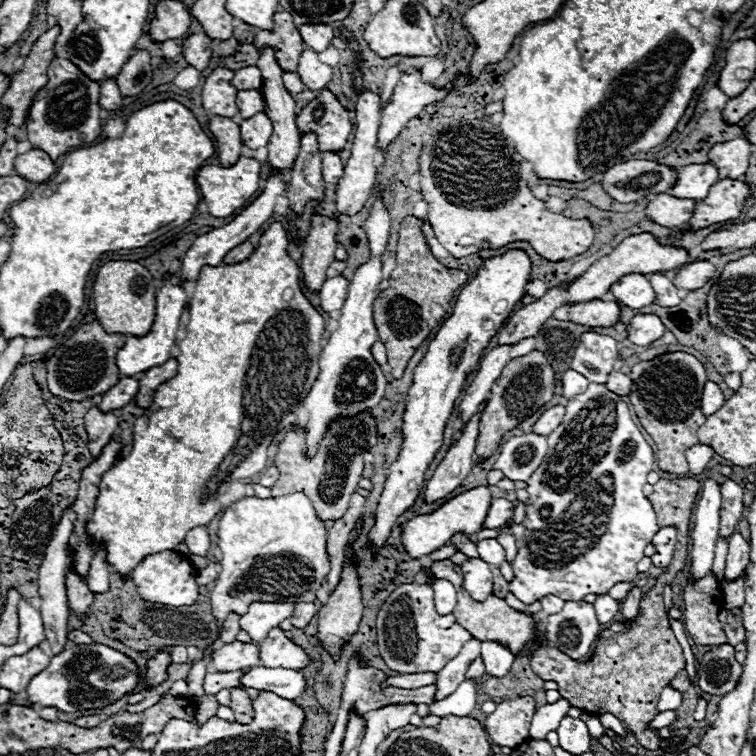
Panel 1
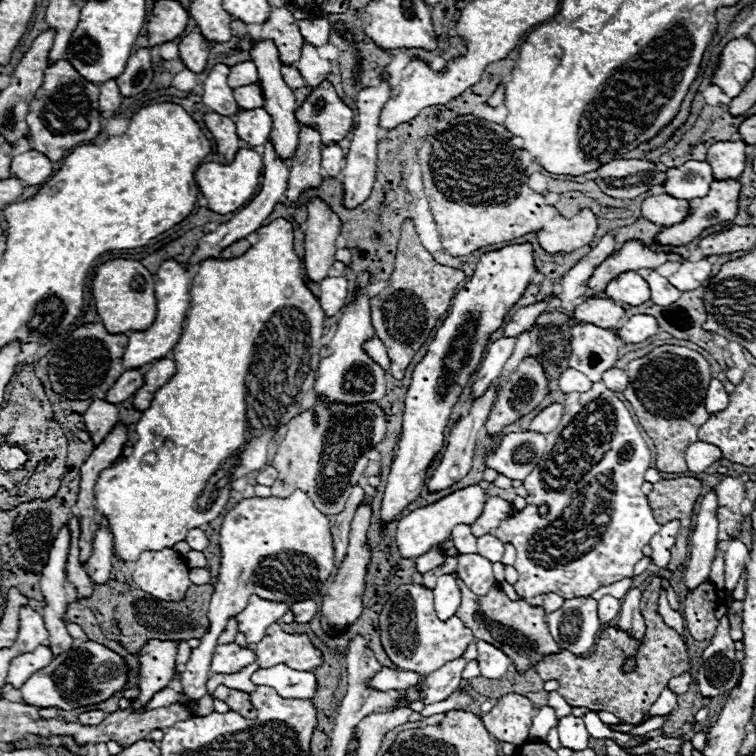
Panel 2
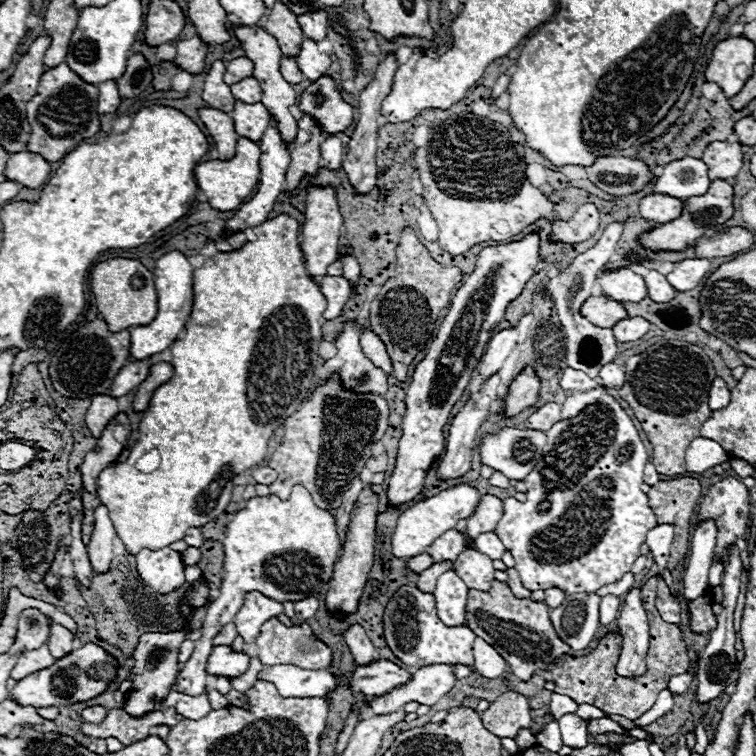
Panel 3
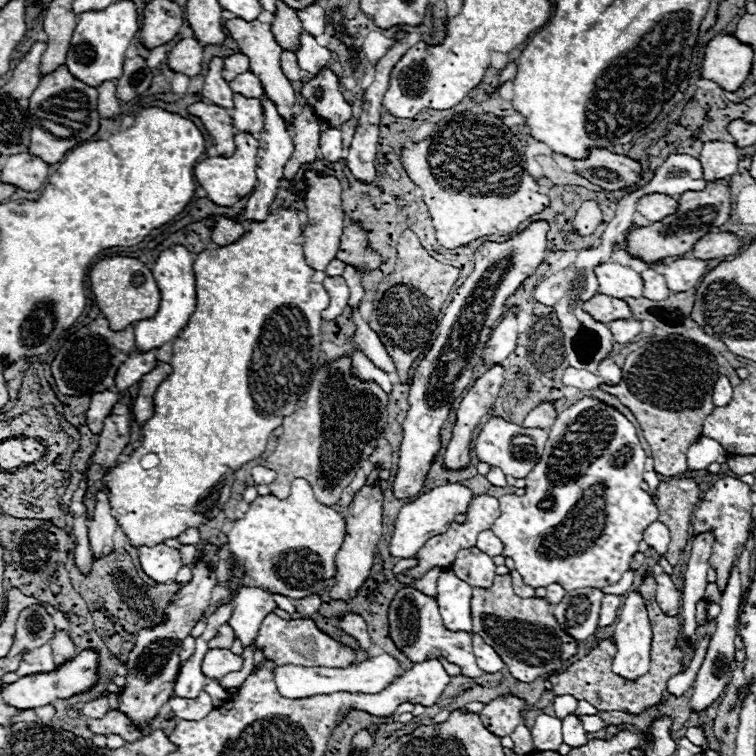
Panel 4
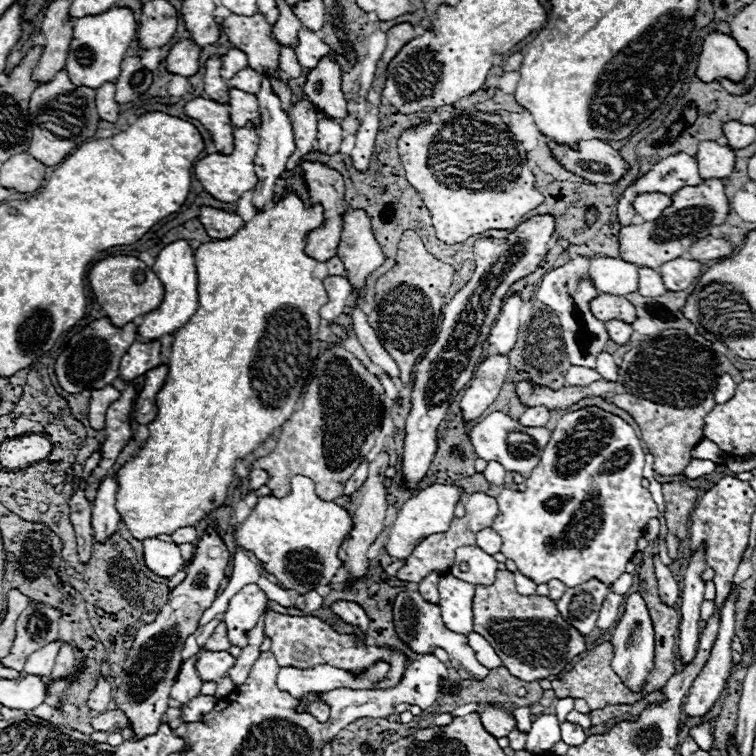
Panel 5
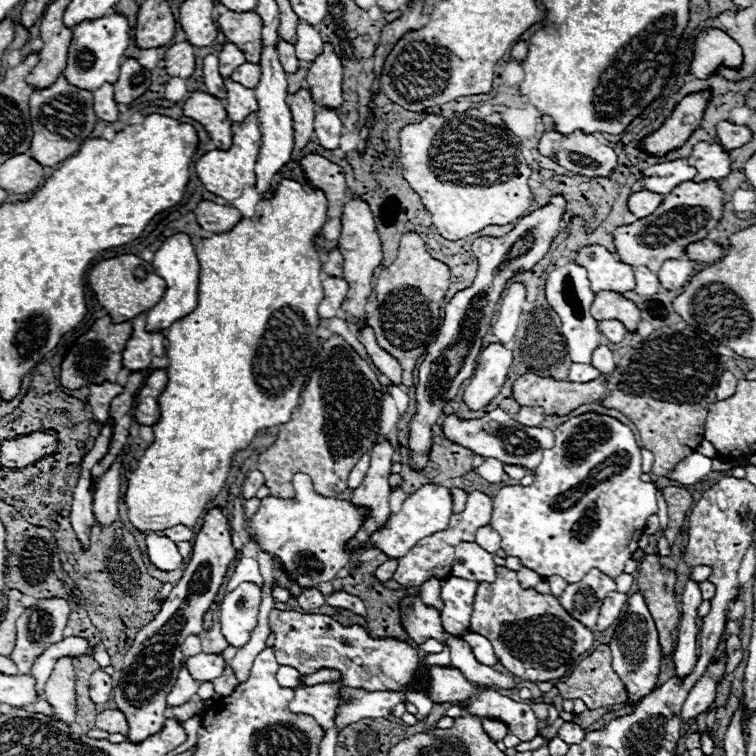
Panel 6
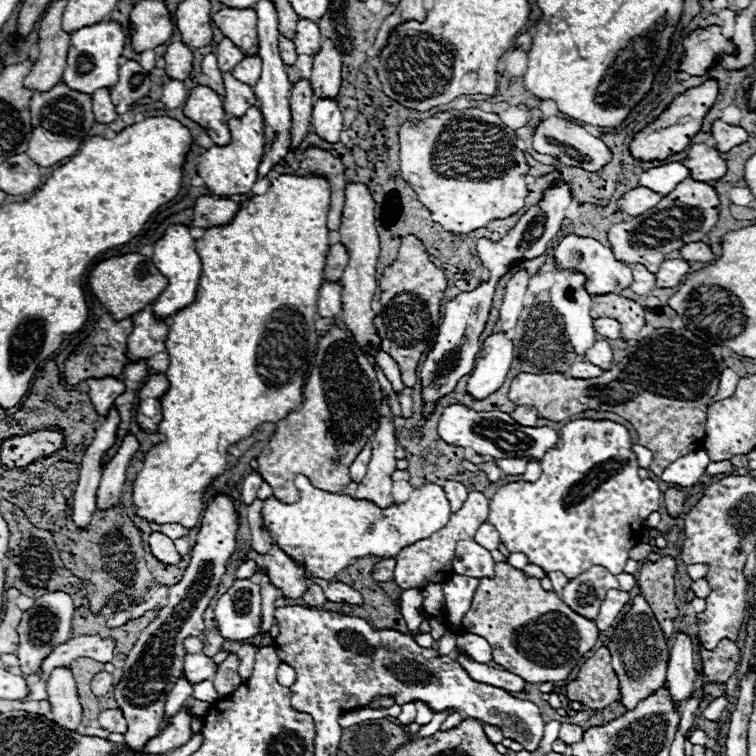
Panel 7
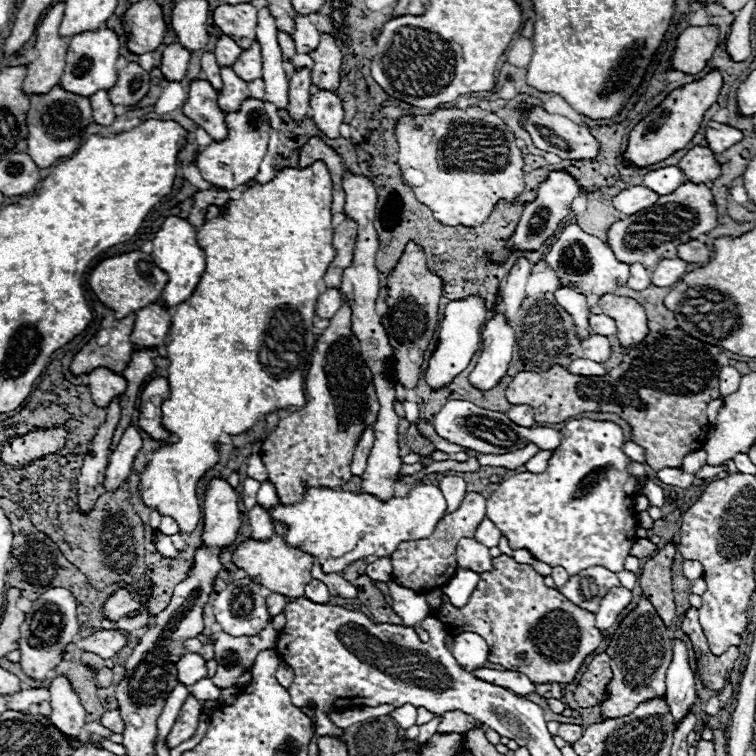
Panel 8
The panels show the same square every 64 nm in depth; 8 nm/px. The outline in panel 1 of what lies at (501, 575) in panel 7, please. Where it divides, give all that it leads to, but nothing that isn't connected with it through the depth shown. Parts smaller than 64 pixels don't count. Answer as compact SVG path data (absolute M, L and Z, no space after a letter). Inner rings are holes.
M464 586L456 588L458 590L458 604L454 608L454 616L458 620L458 624L462 624L474 638L478 640L492 640L498 644L504 644L514 656L526 656L532 654L534 650L538 650L538 642L536 642L536 616L526 614L526 612L518 612L514 608L510 608L506 604L506 600L490 594L484 602L476 602L466 590Z

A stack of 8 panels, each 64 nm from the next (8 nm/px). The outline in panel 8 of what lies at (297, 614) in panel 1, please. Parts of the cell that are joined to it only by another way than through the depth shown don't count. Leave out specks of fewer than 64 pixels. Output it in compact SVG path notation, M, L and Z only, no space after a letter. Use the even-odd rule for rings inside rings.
M316 578L306 586L304 596L306 596L306 598L310 598L310 600L314 600L314 602L318 602L318 604L324 604L324 602L328 602L328 600L330 600L328 586L326 586L324 582L316 580Z

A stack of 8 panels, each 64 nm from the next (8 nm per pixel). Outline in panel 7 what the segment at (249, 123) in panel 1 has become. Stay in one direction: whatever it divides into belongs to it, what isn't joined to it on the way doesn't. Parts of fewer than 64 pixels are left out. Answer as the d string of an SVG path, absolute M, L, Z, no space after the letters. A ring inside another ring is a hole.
M222 72L222 80L226 86L226 94L222 96L222 108L230 118L242 116L242 112L246 112L246 106L256 104L252 88L248 84L242 84L240 80L234 80L232 72Z

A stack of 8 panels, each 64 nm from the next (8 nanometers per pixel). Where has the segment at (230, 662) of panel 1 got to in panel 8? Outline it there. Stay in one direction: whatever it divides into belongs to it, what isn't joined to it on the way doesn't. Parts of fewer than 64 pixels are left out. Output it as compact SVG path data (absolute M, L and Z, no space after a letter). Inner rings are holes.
M192 652L184 654L178 660L176 668L178 668L178 682L184 686L192 686L194 682L206 676L206 660L202 660L202 656Z

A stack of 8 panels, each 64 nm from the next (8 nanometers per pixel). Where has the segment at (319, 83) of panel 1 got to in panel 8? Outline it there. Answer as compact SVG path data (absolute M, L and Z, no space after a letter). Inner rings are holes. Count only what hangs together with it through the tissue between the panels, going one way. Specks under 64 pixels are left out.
M296 16L296 30L294 30L294 46L300 54L312 52L320 42L318 28L308 20L308 16Z

